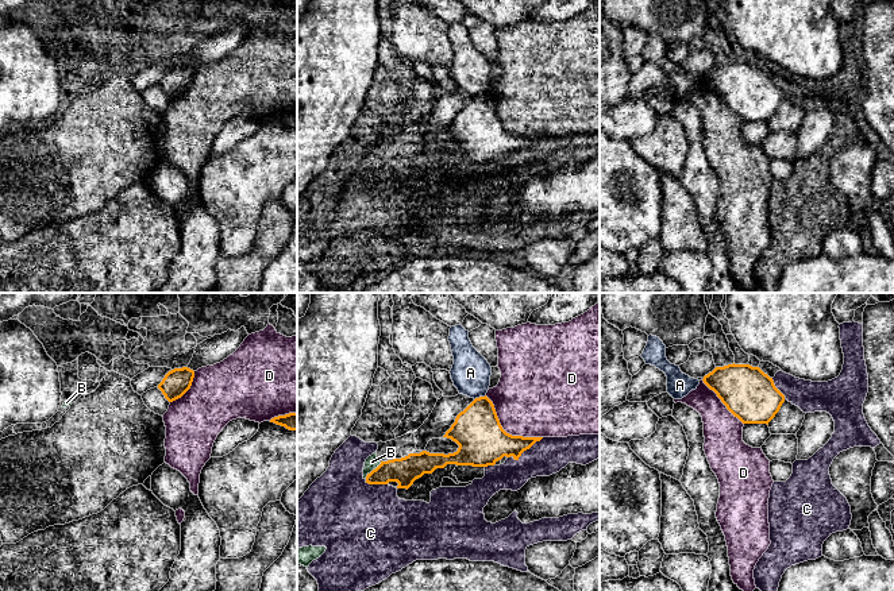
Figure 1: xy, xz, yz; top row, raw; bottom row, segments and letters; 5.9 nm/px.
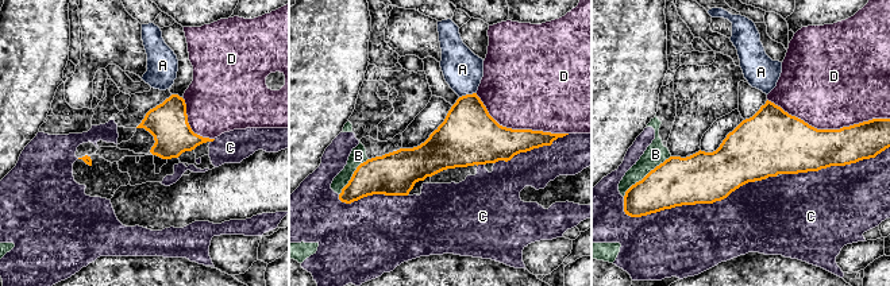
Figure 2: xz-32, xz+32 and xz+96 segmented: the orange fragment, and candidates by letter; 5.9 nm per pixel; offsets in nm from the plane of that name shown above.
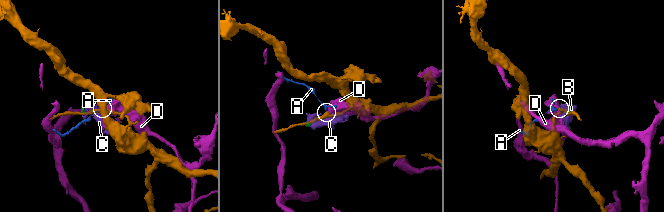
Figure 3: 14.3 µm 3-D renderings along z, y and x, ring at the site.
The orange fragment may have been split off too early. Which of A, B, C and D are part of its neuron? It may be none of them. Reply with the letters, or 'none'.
none

